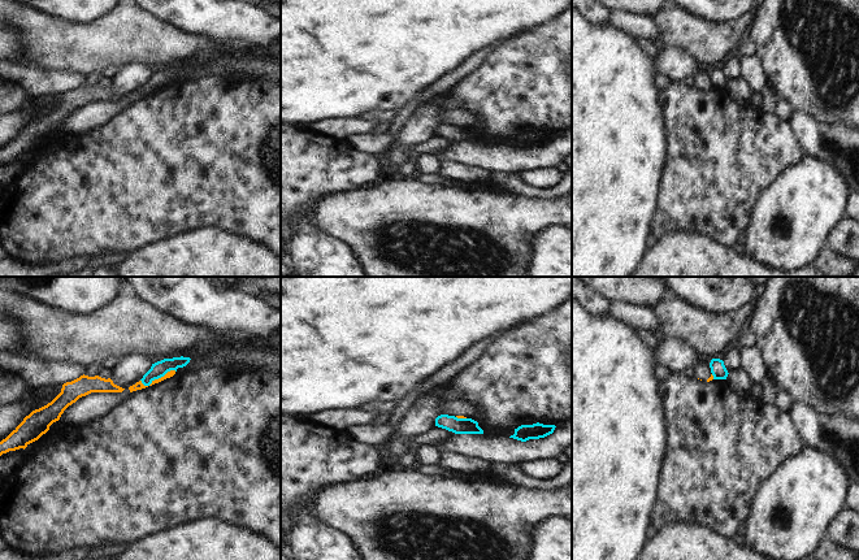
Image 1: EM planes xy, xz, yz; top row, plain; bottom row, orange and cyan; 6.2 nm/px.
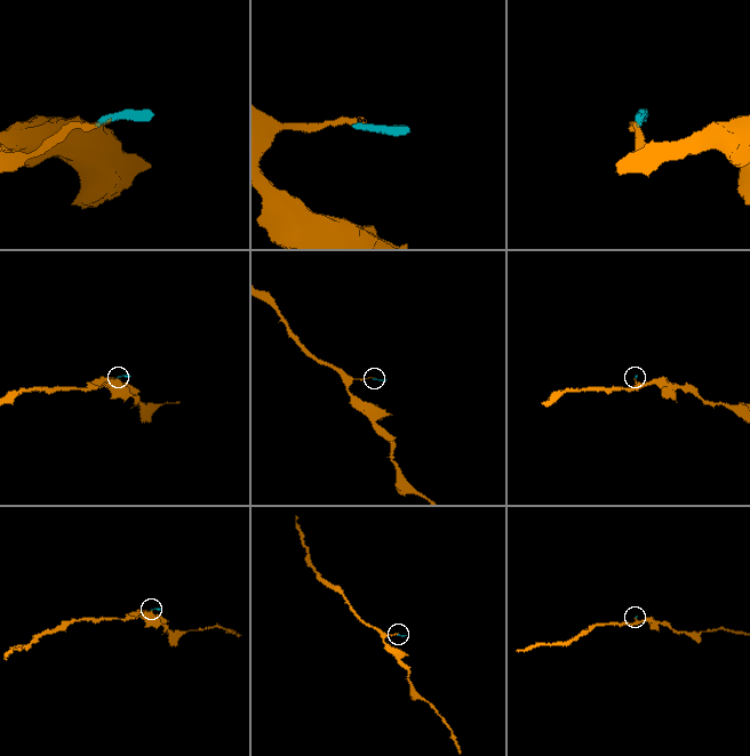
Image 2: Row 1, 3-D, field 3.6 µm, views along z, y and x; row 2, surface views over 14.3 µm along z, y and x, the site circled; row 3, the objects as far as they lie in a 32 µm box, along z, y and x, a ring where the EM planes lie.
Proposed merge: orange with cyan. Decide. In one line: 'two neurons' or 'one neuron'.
two neurons

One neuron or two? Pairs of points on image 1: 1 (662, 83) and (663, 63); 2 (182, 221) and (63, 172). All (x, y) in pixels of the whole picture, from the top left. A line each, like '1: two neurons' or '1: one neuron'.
1: two neurons
2: one neuron

